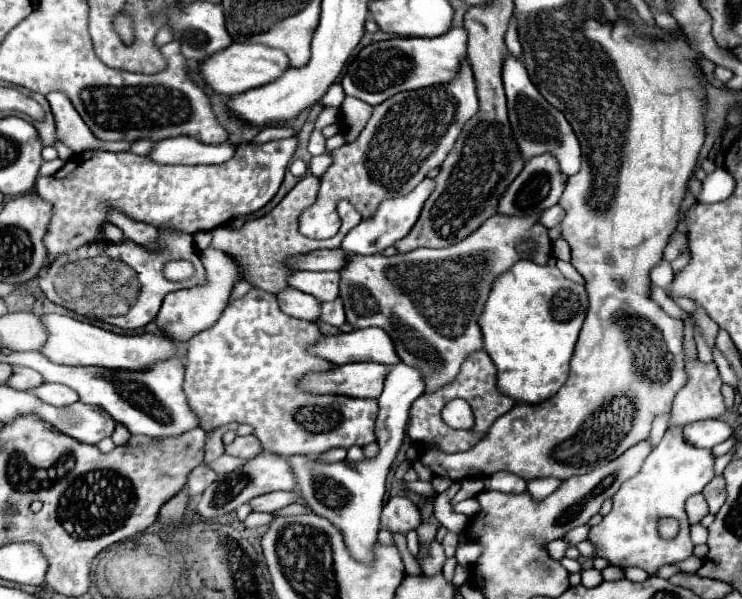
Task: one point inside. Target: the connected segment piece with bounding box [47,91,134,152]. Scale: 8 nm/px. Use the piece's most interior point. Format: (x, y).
(71, 130)

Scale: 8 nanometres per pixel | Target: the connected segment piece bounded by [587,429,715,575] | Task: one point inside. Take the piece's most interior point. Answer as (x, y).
(627, 537)

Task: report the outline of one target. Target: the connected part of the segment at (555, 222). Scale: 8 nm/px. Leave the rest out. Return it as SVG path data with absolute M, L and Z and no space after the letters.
M555 205L555 207L551 207L551 209L547 209L547 211L543 211L541 213L541 225L545 225L547 229L553 229L553 227L559 227L561 225L561 219L565 217L565 211L563 211L563 207L561 205Z

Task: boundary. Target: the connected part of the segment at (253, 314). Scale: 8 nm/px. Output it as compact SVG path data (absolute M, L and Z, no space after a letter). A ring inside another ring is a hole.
M251 289L247 295L235 299L233 303L227 305L227 309L223 311L221 319L197 333L193 339L187 341L187 367L185 367L185 383L183 383L183 389L185 389L185 395L189 399L189 405L193 407L193 411L197 411L201 423L205 423L203 429L209 429L209 427L221 427L221 425L227 425L227 423L247 423L247 425L253 425L255 427L255 433L257 433L257 439L261 441L261 445L265 447L265 451L269 453L275 453L275 455L281 455L281 457L291 457L291 455L321 455L325 453L327 449L331 447L345 447L349 449L351 445L367 445L367 443L373 443L375 437L373 437L373 427L375 427L375 419L377 419L377 411L379 411L379 405L375 399L353 399L353 397L343 397L343 395L313 395L313 393L307 393L299 387L299 379L307 373L313 373L313 371L329 371L333 369L335 365L317 357L317 355L311 355L307 349L311 345L315 345L319 339L321 339L321 329L319 325L311 323L311 321L301 321L301 319L295 319L295 317L289 317L285 315L281 309L279 309L279 303L277 303L277 297L273 293L267 293L263 289Z

